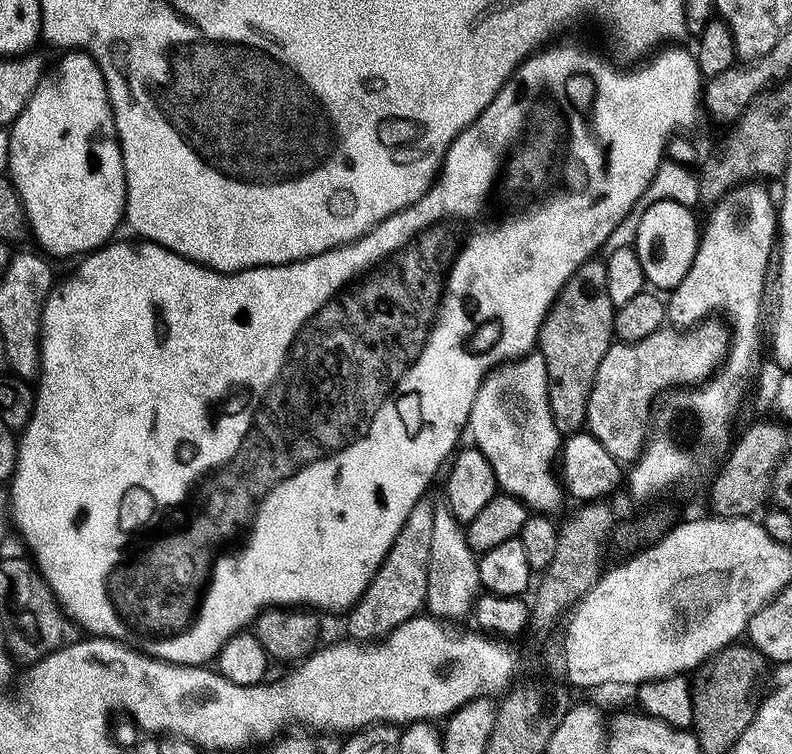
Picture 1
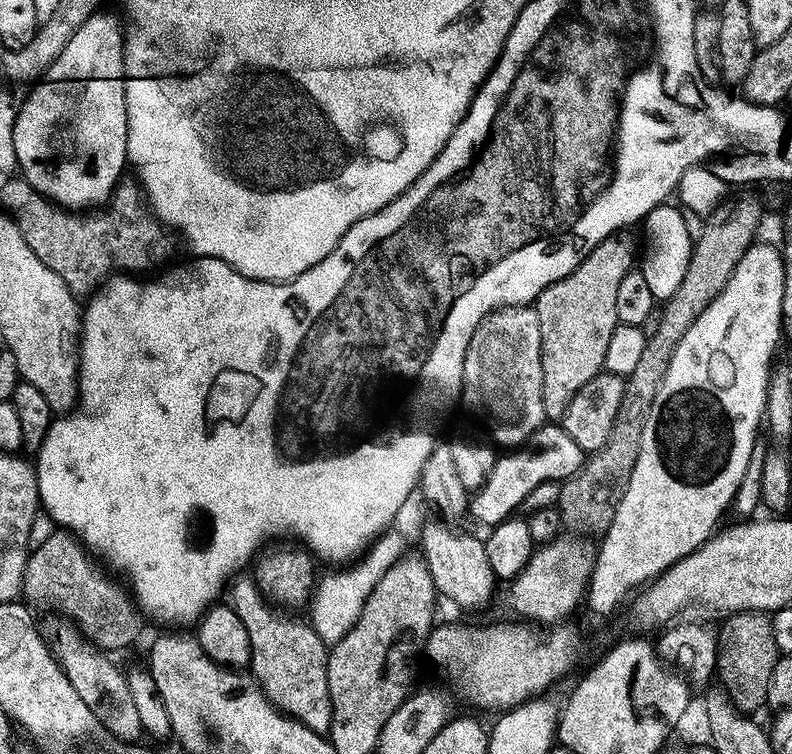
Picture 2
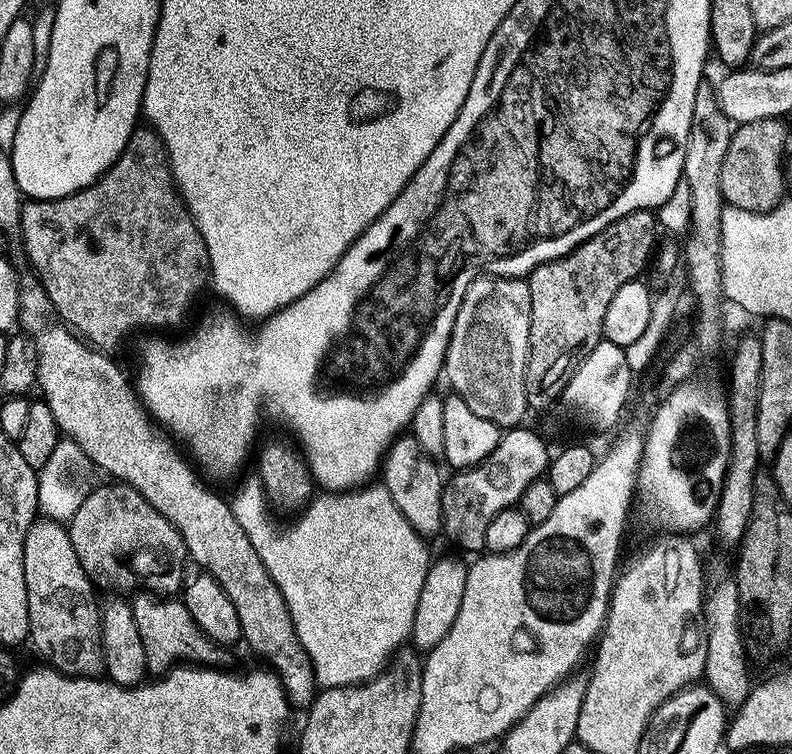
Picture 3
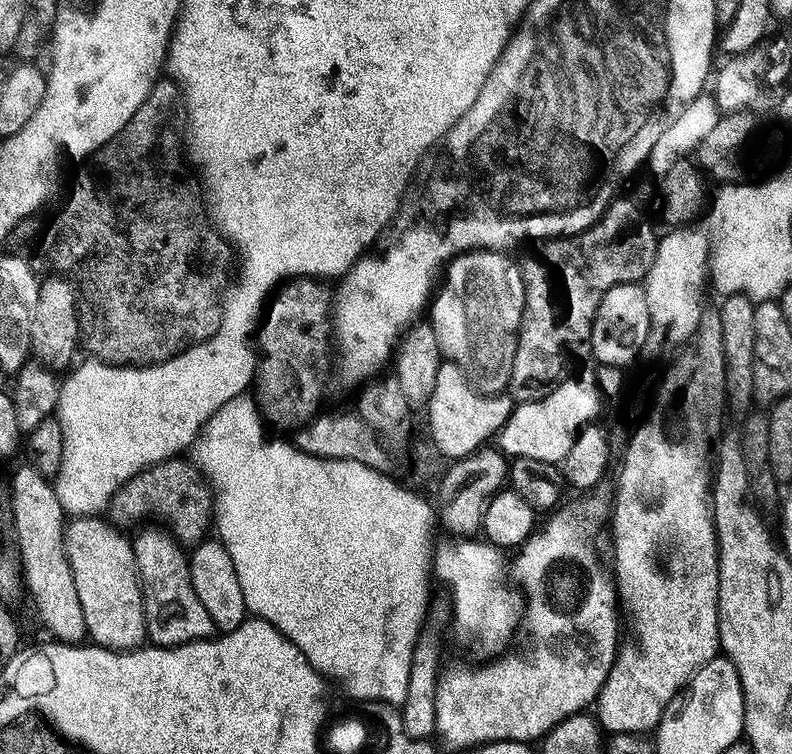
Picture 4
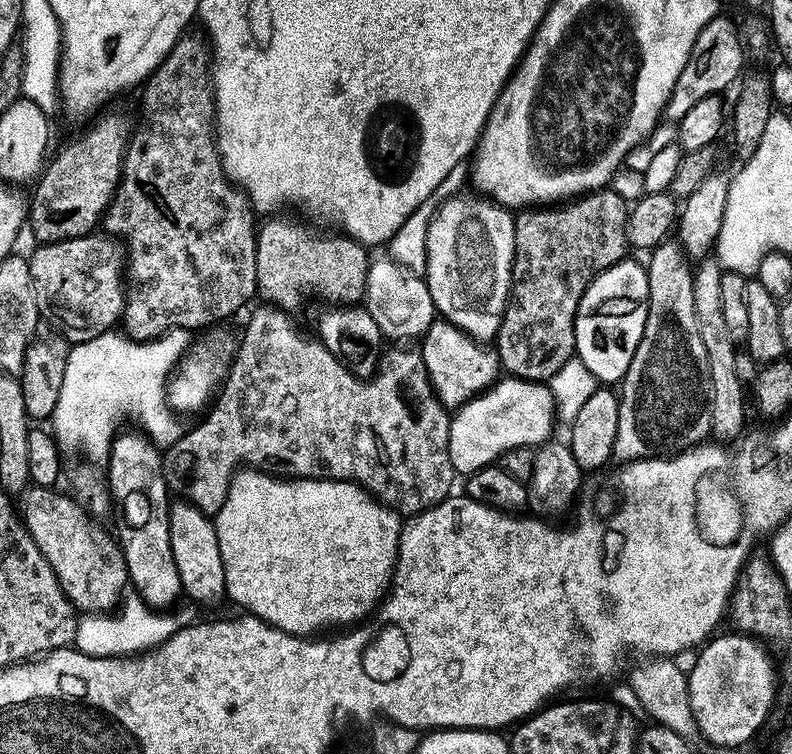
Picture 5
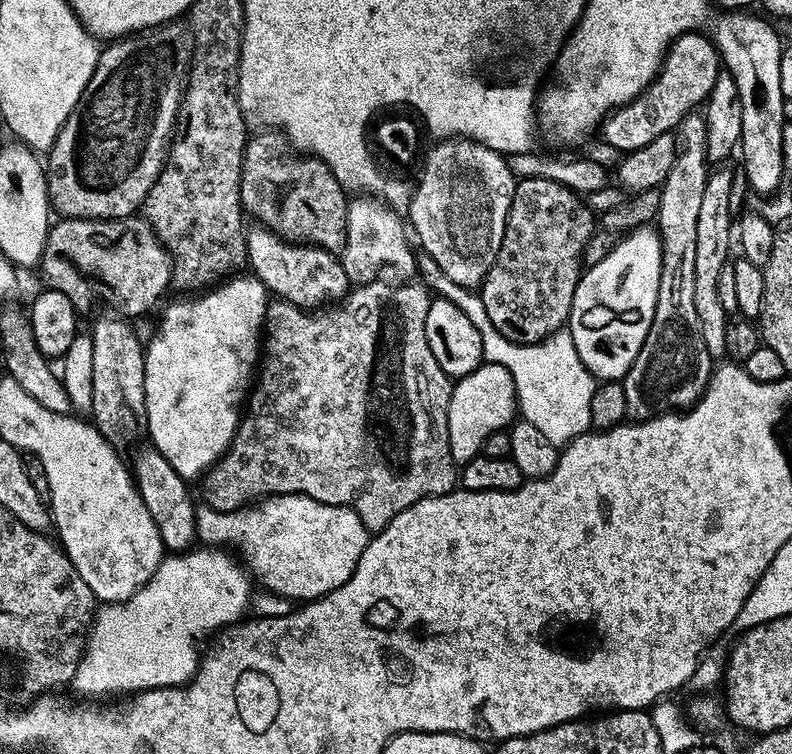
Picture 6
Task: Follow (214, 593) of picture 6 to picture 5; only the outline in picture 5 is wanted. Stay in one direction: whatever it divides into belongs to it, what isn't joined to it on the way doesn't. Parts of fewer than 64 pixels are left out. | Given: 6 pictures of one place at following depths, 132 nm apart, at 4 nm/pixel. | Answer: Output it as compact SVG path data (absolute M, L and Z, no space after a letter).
M134 592L127 593L122 599L119 608L114 613L89 613L83 615L78 622L77 632L73 645L76 650L92 657L125 657L153 651L158 645L164 644L176 633L177 629L187 627L194 616L188 610L167 612L149 608L148 604Z

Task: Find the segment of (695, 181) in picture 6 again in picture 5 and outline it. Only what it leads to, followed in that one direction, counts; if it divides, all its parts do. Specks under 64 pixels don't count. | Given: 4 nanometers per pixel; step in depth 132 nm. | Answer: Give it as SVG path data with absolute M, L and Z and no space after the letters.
M670 243L651 249L648 257L652 257L646 260L646 326L618 388L618 434L612 454L620 462L659 458L693 447L709 435L712 426L708 417L706 346L698 334L698 317L694 315L694 272L681 245Z

